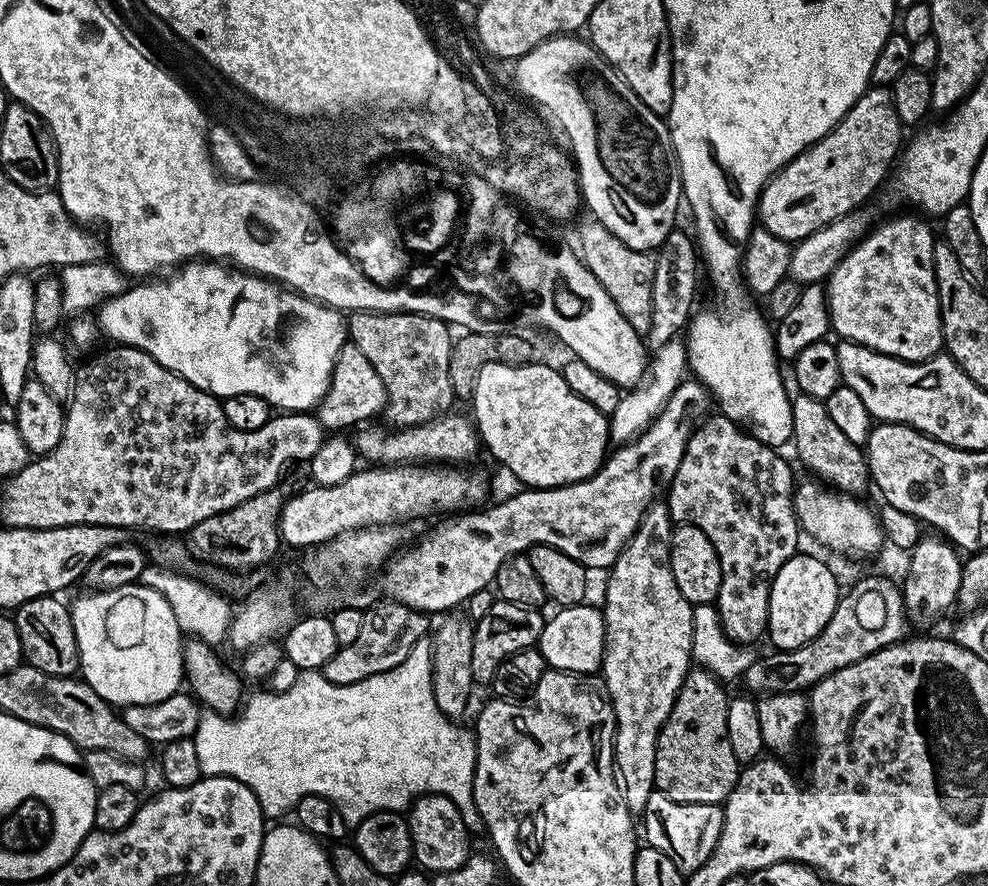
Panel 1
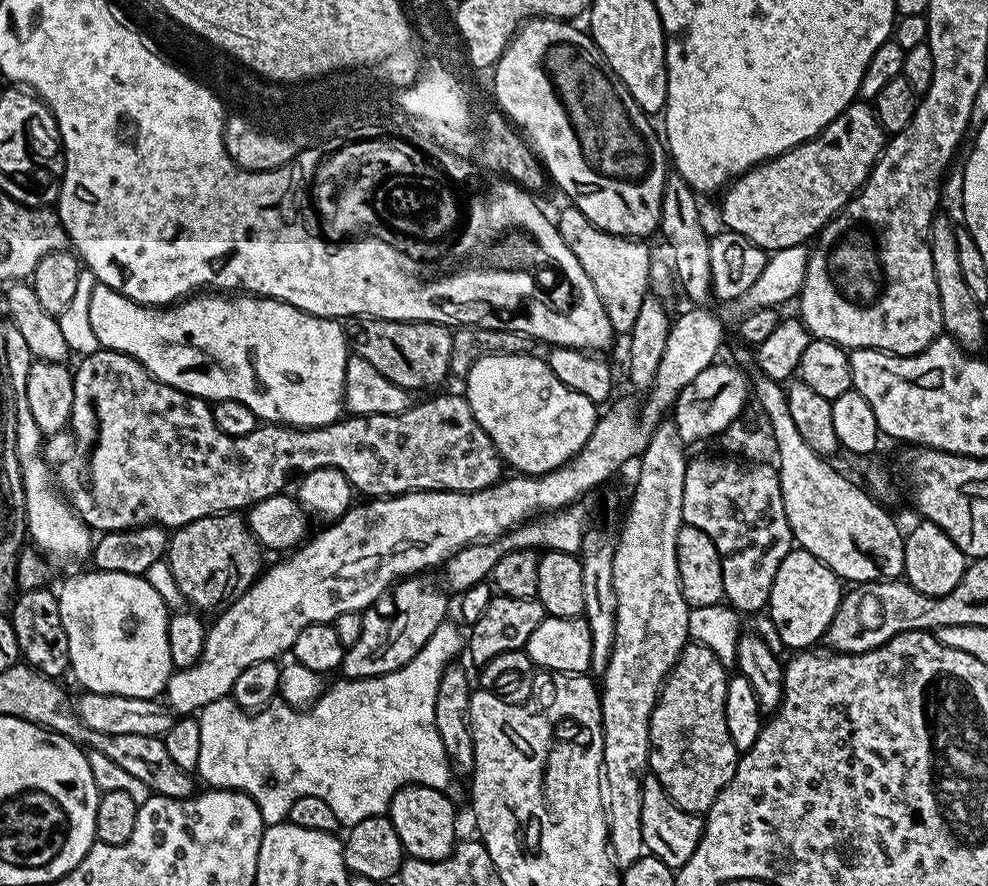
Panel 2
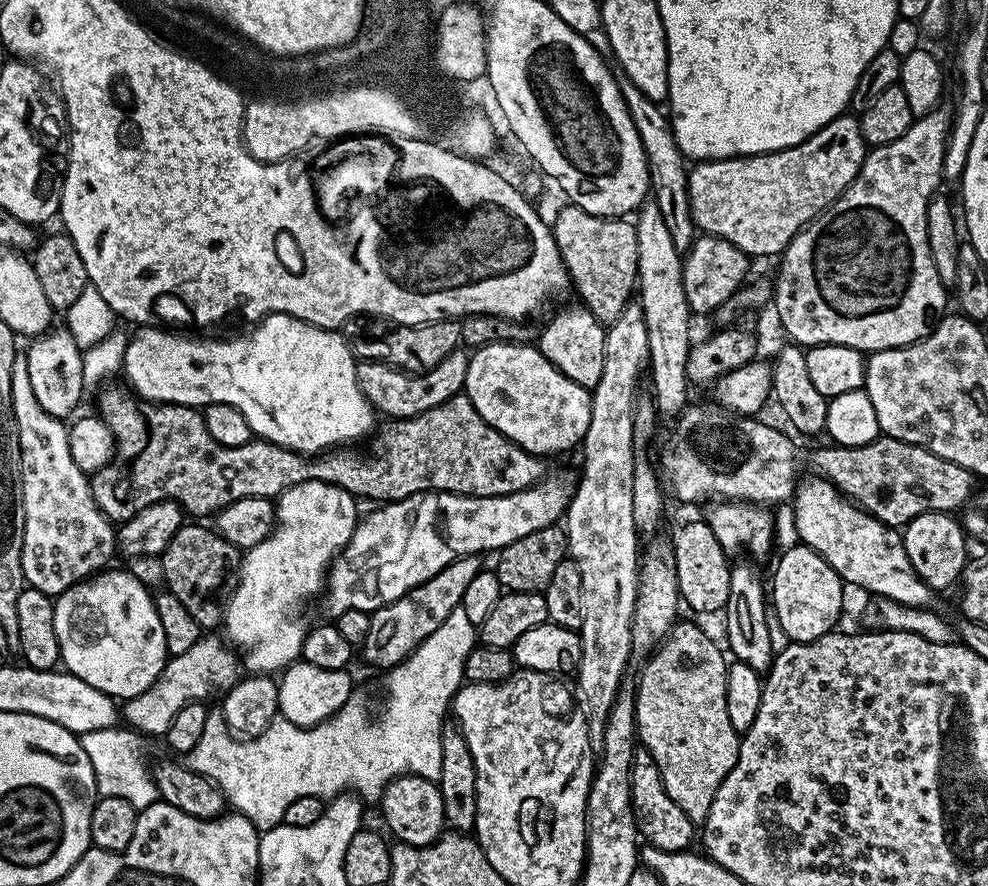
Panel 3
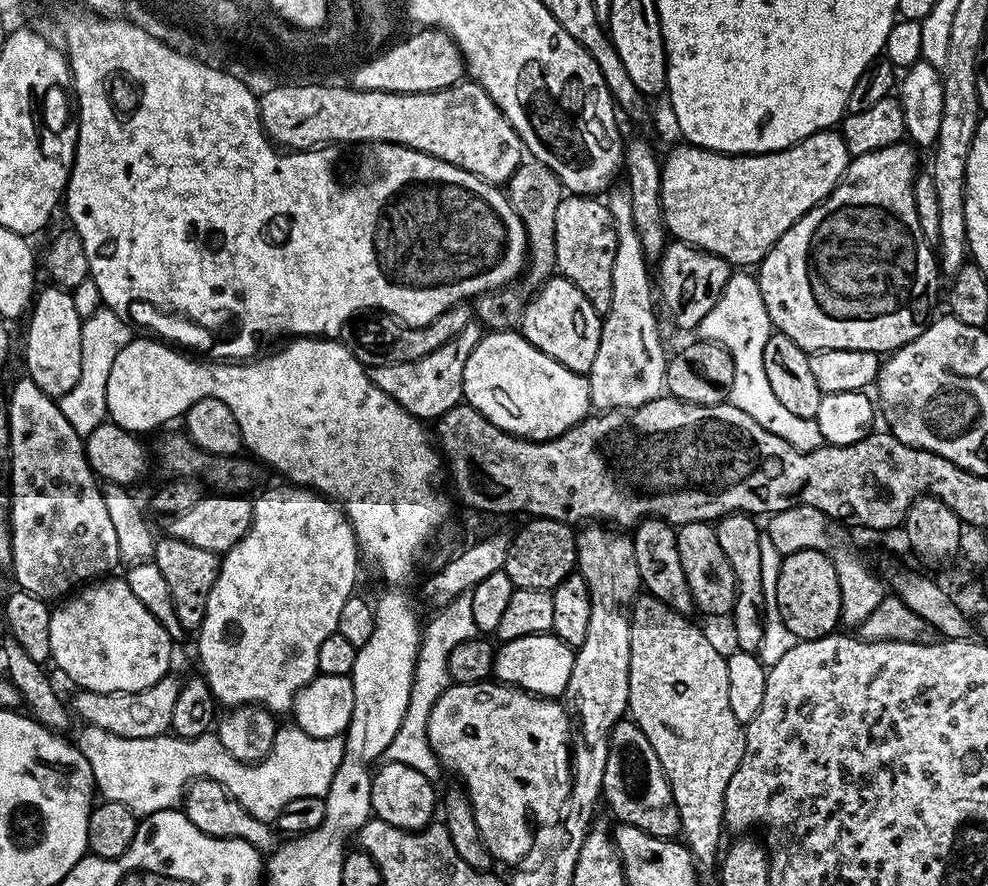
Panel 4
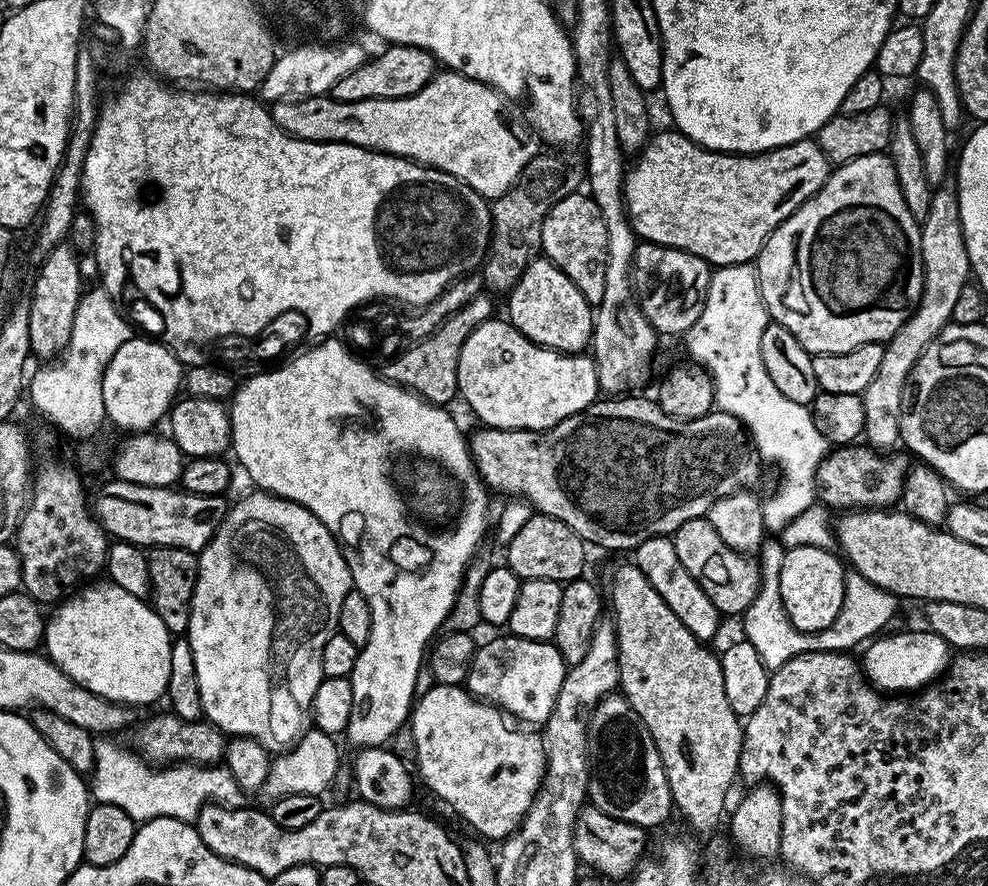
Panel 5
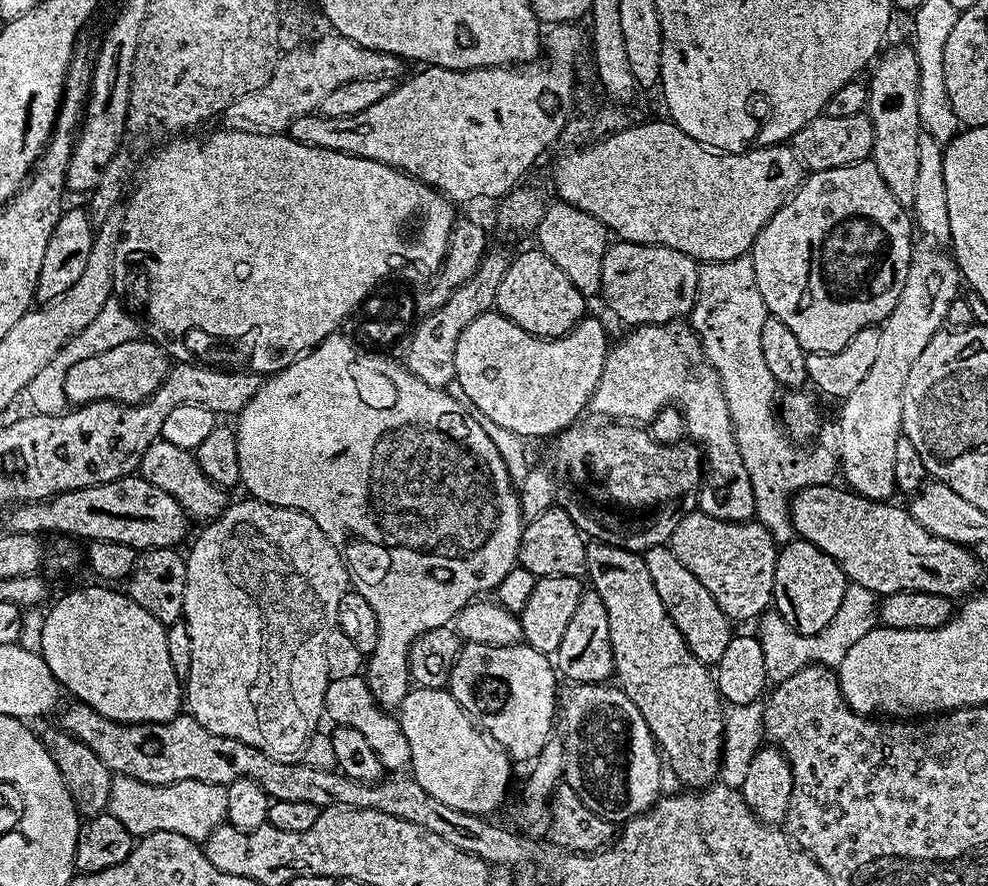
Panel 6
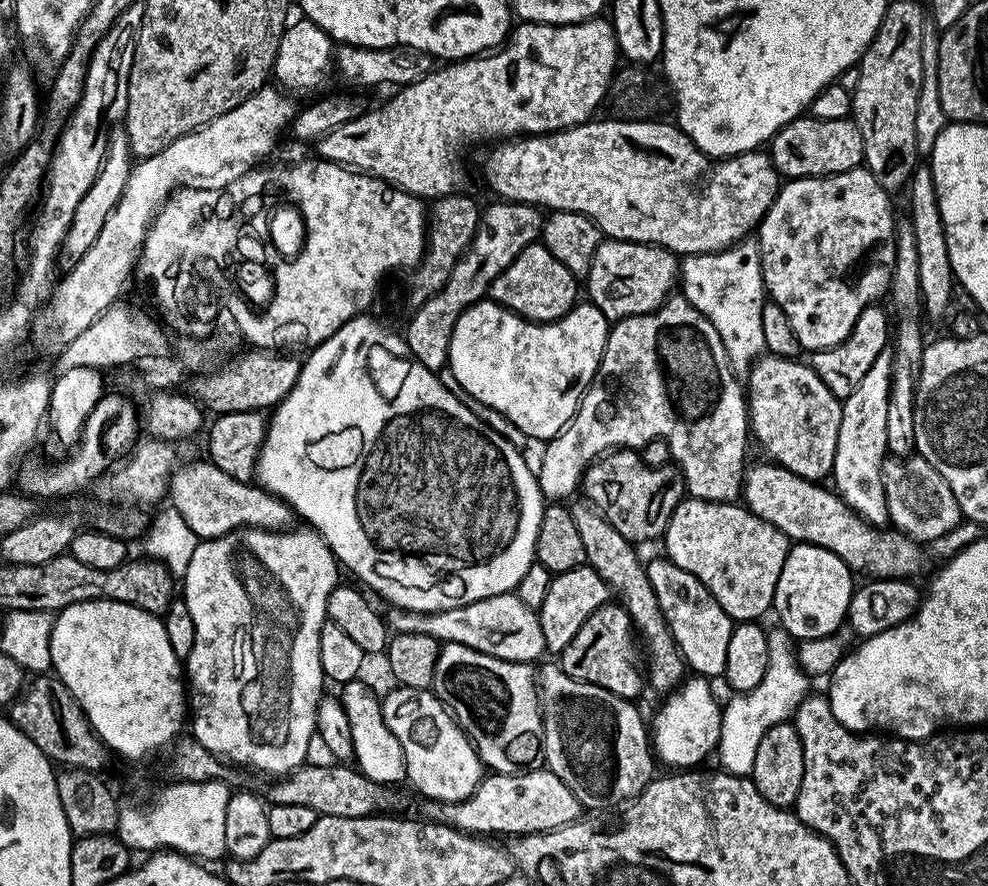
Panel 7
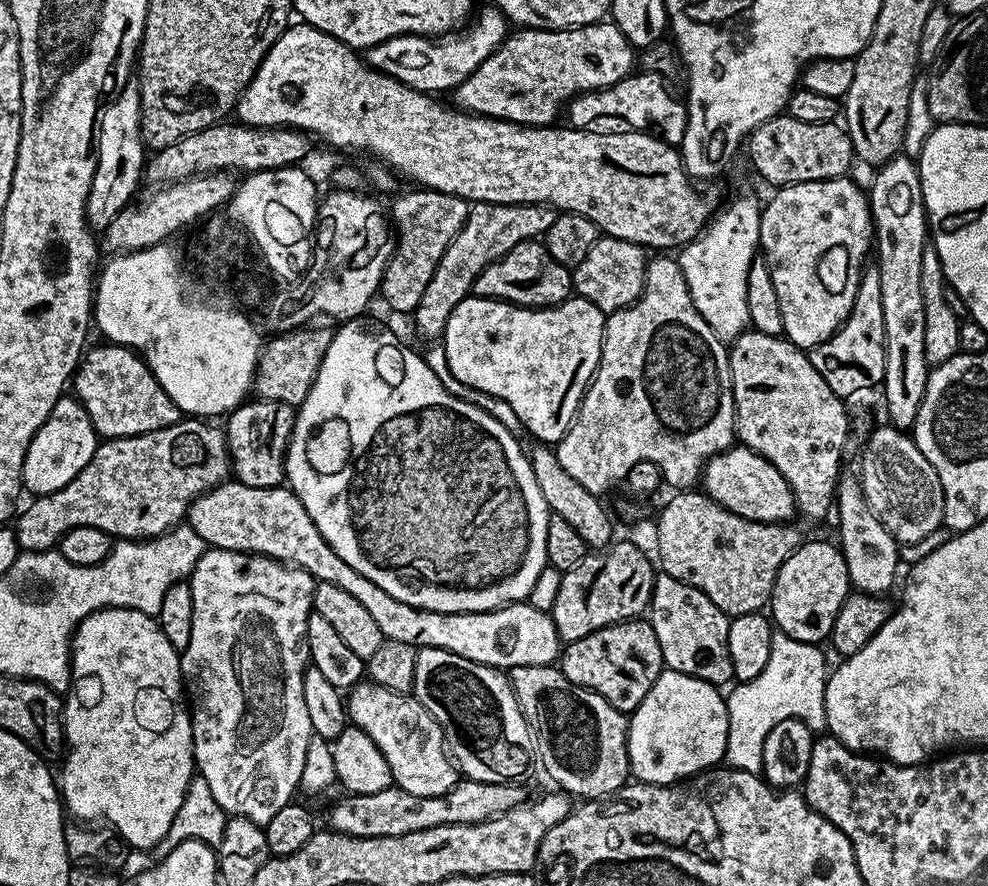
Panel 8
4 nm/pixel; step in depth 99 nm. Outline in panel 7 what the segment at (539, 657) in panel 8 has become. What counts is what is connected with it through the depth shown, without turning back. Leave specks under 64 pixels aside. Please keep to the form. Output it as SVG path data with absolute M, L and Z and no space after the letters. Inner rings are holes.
M201 458L193 464L181 463L172 477L168 479L167 499L171 507L182 514L186 526L194 530L200 540L212 540L232 532L235 528L266 528L269 530L284 530L293 523L294 513L283 500L265 492L255 483L243 484L230 474L222 474L218 466L207 459ZM512 592L441 612L406 612L395 606L387 610L386 623L395 634L430 634L430 638L444 644L470 646L470 650L519 664L532 664L545 655L537 609L526 606L526 602L519 600Z

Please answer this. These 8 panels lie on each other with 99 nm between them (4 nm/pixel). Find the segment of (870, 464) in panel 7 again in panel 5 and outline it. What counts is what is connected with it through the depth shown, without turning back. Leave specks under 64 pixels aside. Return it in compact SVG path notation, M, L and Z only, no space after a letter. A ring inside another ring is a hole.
M945 182L933 189L930 210L922 217L920 241L924 267L924 289L920 295L920 301L912 309L907 322L893 334L891 340L884 344L878 374L870 378L870 386L866 386L862 394L864 402L862 436L871 447L877 450L892 450L895 449L892 448L895 444L901 443L902 394L910 370L916 365L920 355L928 349L929 344L939 337L940 331L950 323L958 294L962 294L962 286L970 282L972 267L970 258L966 254L955 183Z

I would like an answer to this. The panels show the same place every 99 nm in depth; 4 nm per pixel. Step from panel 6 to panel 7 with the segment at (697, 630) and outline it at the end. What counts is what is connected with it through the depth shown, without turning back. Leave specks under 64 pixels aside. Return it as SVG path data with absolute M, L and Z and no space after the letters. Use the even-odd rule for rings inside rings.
M661 558L661 560L648 560L646 567L650 586L654 586L654 598L658 598L658 606L664 615L664 625L680 651L680 657L685 665L692 668L697 677L717 678L723 677L726 666L726 649L730 647L730 634L734 622L718 606L716 599L694 578L694 574L686 574L682 566L675 564L673 560Z

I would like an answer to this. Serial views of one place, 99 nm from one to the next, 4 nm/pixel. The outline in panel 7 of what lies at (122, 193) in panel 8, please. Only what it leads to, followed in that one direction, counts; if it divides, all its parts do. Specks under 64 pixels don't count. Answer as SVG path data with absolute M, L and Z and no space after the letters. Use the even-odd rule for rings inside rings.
M113 127L108 133L108 149L98 170L98 178L94 178L94 186L86 190L82 202L78 202L78 210L74 210L74 218L70 218L66 238L62 238L60 252L56 255L56 266L61 273L70 271L81 260L82 254L86 254L86 250L94 246L102 225L106 223L106 218L110 218L110 210L114 210L118 198L122 198L122 190L126 188L126 178L130 178L133 163L134 157L132 151L128 149L128 139L123 127Z

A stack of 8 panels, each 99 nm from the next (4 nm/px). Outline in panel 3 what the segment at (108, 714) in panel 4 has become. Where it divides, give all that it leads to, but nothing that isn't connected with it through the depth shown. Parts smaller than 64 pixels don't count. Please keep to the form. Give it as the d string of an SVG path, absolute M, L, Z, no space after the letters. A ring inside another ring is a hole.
M201 635L200 640L194 642L190 650L186 650L186 654L178 654L165 660L164 669L149 688L142 690L142 694L123 701L123 723L145 737L163 737L170 722L174 722L174 714L178 714L182 706L193 702L208 702L211 701L211 696L219 697L229 692L242 675L242 660L219 635L217 636Z

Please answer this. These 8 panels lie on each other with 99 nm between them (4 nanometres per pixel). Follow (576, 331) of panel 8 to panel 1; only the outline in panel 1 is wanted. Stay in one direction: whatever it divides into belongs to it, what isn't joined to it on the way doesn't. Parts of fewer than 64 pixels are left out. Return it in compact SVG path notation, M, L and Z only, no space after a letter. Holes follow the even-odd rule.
M497 362L482 366L482 370L476 375L476 385L472 391L470 407L472 407L473 413L471 412L471 415L474 417L474 427L482 441L483 447L485 449L489 448L492 451L493 458L501 460L521 480L521 485L530 488L557 488L563 484L573 484L579 480L590 478L599 468L604 466L605 459L610 452L609 417L605 413L598 411L594 406L590 406L590 402L578 398L578 394L574 394L574 390L570 390L570 386L566 386L563 375L557 369L555 372L548 364L536 363L502 364Z

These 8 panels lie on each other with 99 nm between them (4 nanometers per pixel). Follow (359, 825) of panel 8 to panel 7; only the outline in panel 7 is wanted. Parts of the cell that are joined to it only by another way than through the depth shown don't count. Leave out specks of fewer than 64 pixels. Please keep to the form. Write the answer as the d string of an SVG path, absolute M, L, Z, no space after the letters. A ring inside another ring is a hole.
M536 766L522 772L492 772L485 775L468 798L460 800L457 804L428 802L425 805L423 815L429 821L450 824L453 828L459 828L461 832L485 838L500 838L500 835L508 836L507 838L519 838L533 832L549 832L555 828L572 824L582 816L582 806L578 798L574 798L570 786L566 786L566 782L558 778L558 774L548 771L544 766Z

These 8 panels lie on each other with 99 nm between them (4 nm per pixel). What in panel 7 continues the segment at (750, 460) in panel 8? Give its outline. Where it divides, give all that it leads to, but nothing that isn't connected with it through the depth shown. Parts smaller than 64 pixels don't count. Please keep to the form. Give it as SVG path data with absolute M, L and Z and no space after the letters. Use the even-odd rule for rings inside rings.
M779 462L756 464L744 473L742 500L748 511L782 530L789 541L822 546L830 554L838 554L853 573L860 575L861 572L864 578L915 577L915 572L924 564L924 552L920 549L923 547L904 532L881 530L877 525L867 524L831 487L824 486L786 470Z

